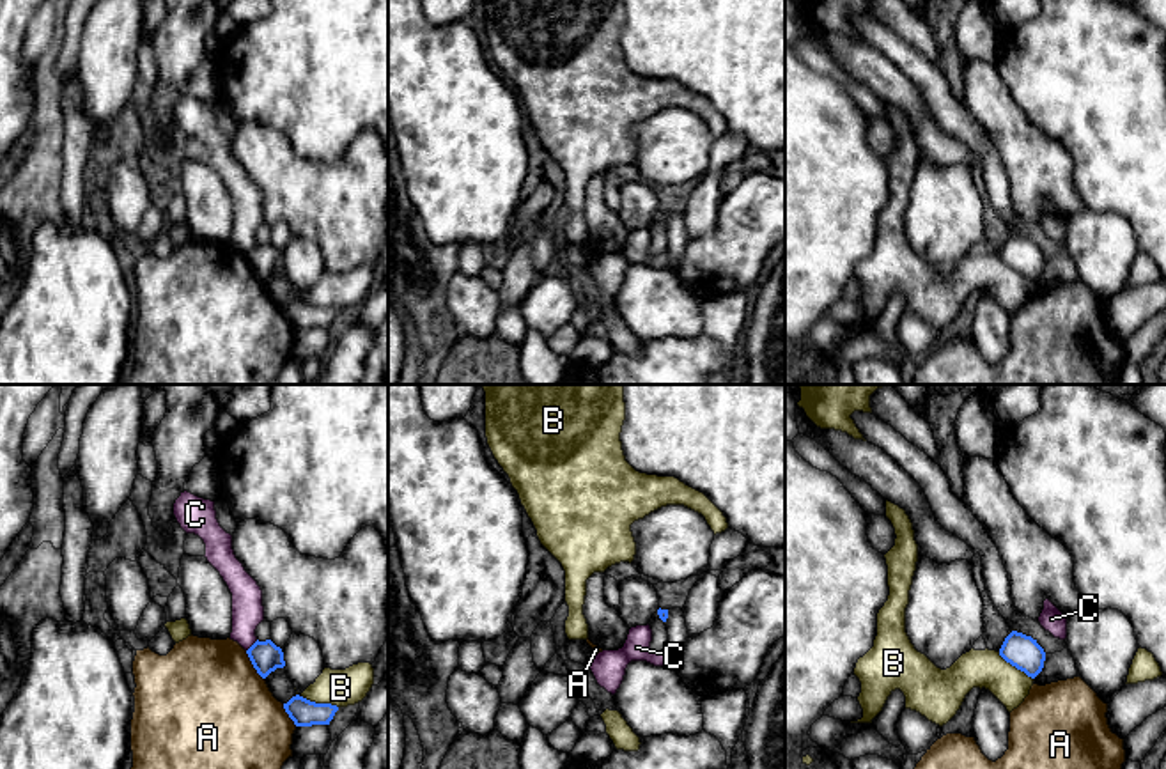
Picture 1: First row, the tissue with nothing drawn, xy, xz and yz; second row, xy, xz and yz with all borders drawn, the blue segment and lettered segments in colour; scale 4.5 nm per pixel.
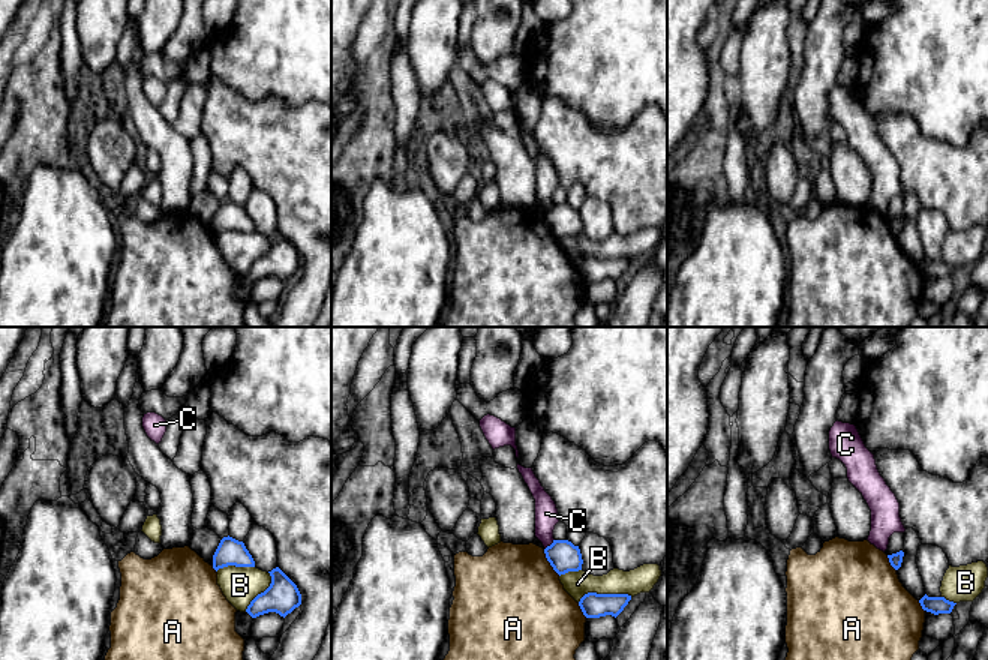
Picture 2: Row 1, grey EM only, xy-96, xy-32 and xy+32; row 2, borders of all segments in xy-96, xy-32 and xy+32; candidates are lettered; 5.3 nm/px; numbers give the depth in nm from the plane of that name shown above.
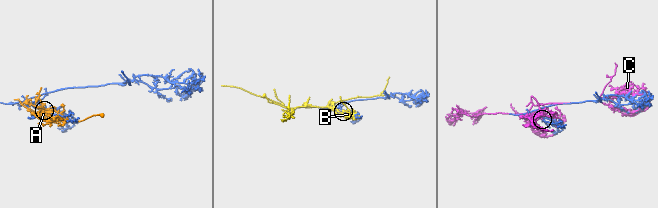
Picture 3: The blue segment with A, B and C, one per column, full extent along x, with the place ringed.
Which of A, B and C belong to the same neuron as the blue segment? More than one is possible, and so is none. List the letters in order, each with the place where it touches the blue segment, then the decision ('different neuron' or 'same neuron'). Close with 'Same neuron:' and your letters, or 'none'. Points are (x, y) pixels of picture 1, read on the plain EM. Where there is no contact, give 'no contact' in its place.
A: contact xy (252, 266); different neuron
B: contact xy (319, 307); different neuron
C: contact xy (252, 248); different neuron
Same neuron: none

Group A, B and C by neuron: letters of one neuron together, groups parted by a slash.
A / B / C

